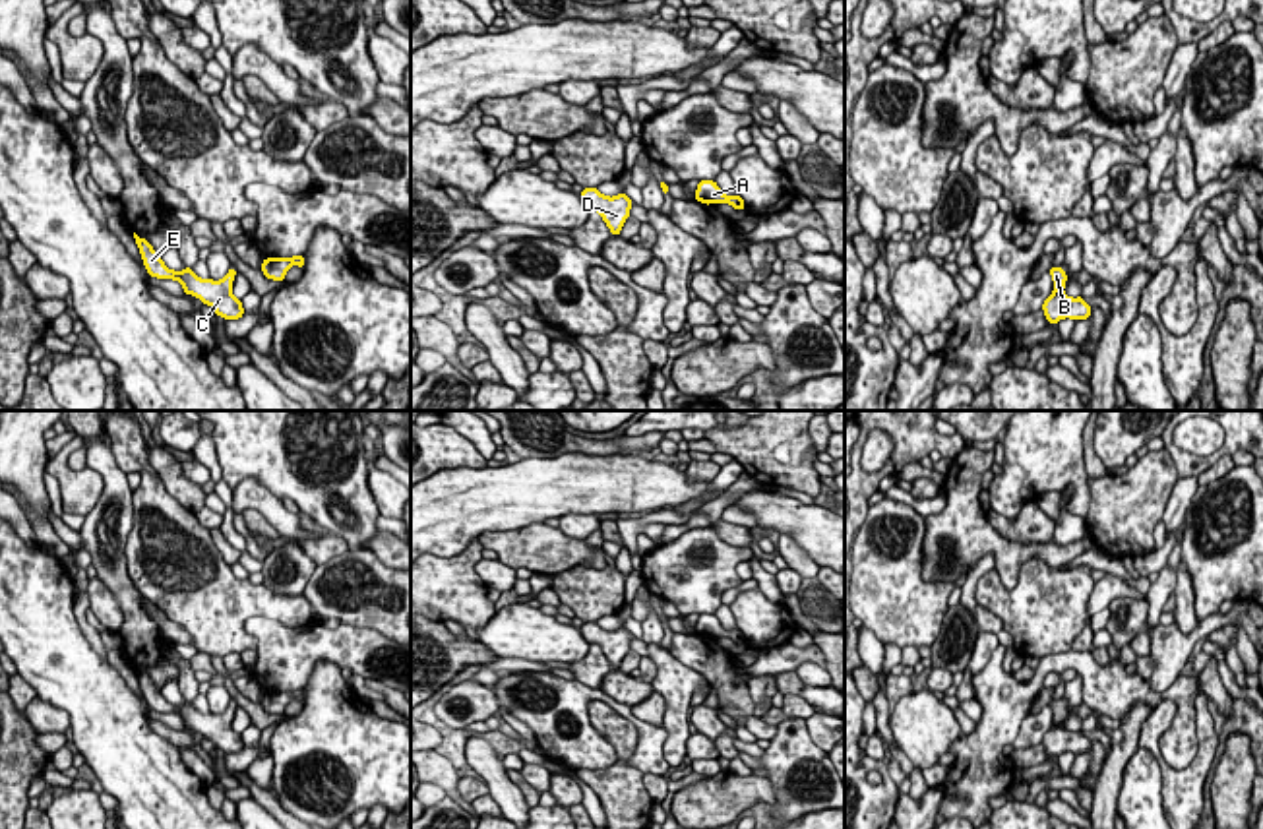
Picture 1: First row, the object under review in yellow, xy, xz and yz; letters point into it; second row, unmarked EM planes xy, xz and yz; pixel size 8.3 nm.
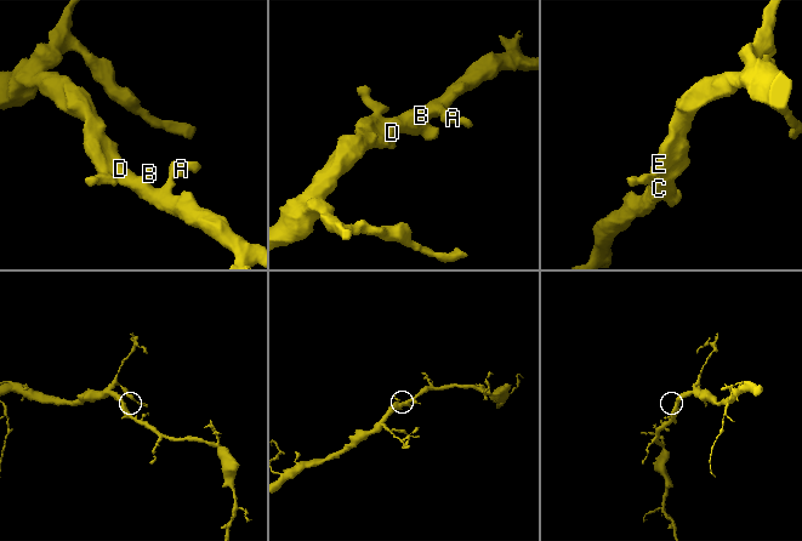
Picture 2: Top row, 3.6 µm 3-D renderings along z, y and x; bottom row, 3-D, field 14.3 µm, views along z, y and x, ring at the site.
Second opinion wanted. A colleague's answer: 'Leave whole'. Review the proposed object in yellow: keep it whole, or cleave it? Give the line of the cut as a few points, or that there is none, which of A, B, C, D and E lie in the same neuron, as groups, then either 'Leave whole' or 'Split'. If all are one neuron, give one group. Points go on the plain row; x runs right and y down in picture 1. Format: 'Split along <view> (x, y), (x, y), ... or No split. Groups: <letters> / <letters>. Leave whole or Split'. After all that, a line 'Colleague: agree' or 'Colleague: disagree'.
No split. Groups: A B C D E. Leave whole
Colleague: agree

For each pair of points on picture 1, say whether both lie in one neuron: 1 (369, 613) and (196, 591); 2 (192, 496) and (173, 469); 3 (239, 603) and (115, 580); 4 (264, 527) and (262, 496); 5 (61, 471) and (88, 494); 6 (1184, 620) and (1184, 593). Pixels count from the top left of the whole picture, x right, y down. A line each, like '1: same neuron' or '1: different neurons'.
1: different neurons
2: same neuron
3: different neurons
4: different neurons
5: same neuron
6: same neuron

